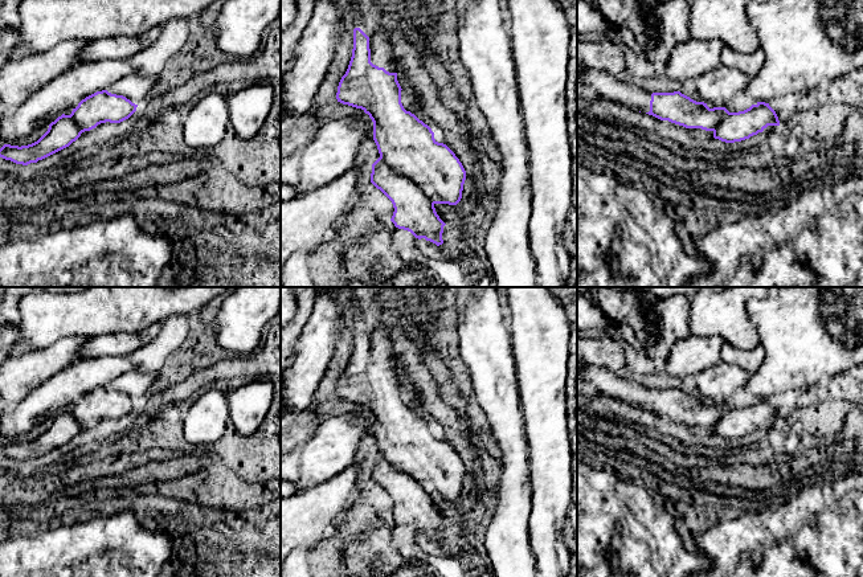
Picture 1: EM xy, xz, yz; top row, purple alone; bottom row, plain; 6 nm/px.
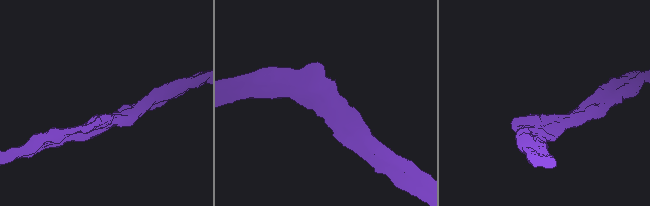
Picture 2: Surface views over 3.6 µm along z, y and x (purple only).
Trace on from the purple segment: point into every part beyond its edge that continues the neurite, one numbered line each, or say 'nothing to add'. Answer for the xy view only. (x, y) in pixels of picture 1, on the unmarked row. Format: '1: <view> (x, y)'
nothing to add

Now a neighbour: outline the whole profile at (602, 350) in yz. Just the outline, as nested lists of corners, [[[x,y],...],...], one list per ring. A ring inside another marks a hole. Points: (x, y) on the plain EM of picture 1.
[[[610,331],[592,335],[588,339],[577,337],[577,359],[614,373],[625,369],[625,352]]]

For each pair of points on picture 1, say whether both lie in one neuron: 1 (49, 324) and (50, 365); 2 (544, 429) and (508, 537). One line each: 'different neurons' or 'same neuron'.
1: different neurons
2: different neurons

